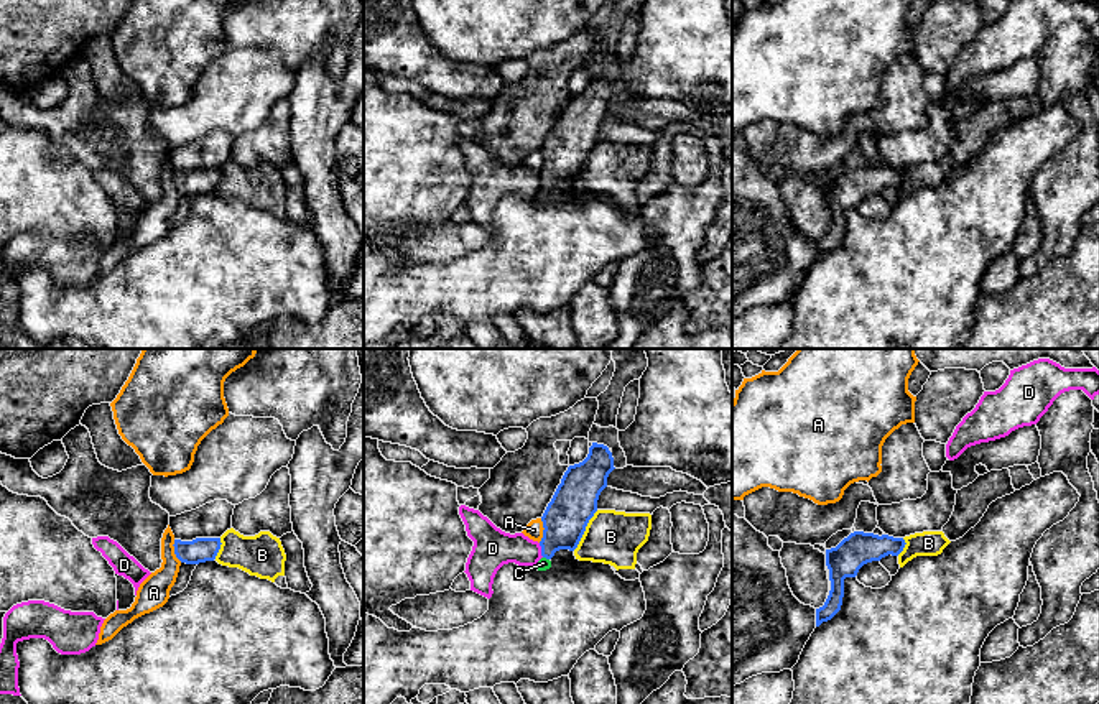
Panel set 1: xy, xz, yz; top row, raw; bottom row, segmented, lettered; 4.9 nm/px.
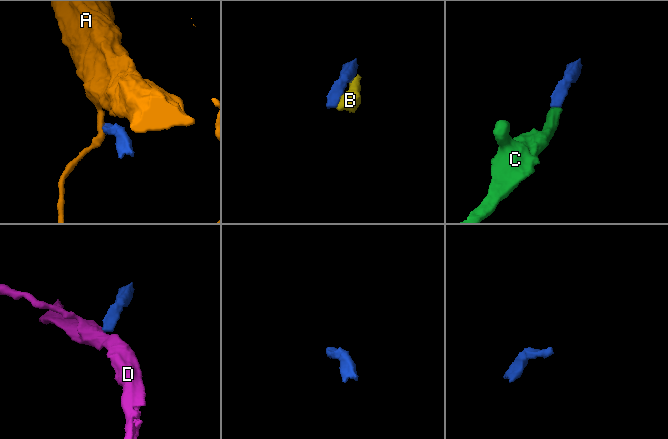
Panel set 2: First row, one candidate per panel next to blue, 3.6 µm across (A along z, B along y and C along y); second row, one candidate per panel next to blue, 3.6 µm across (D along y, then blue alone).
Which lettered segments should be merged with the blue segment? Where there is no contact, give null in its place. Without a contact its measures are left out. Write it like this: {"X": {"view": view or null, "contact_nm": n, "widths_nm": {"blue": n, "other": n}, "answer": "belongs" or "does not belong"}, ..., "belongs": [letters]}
{"A": {"view": "xz", "contact_nm": 120, "widths_nm": {"blue": 220, "other": 90}, "answer": "does not belong"}, "B": {"view": "xz", "contact_nm": 240, "widths_nm": {"blue": 220, "other": 260}, "answer": "does not belong"}, "C": {"view": "xz", "contact_nm": 40, "widths_nm": {"blue": 220, "other": 60}, "answer": "belongs"}, "D": {"view": "xz", "contact_nm": 80, "widths_nm": {"blue": 220, "other": 190}, "answer": "does not belong"}, "belongs": ["C"]}

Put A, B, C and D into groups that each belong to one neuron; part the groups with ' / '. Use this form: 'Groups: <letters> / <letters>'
Groups: A / B / C / D

